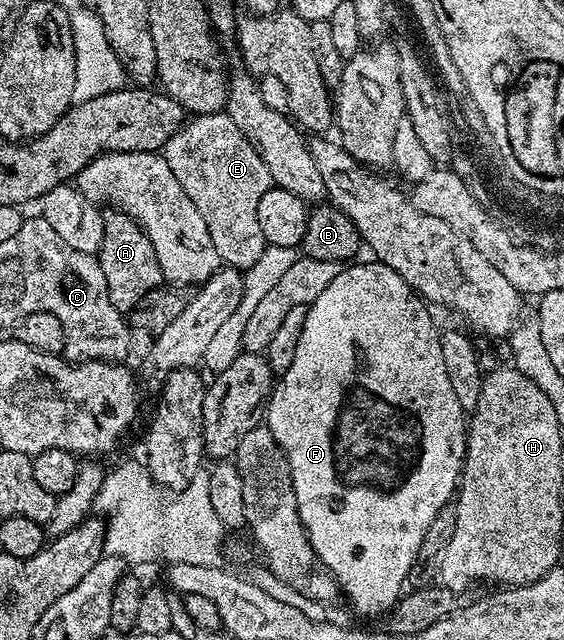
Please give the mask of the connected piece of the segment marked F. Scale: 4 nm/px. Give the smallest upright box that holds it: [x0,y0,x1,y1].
[266,259,466,617]

